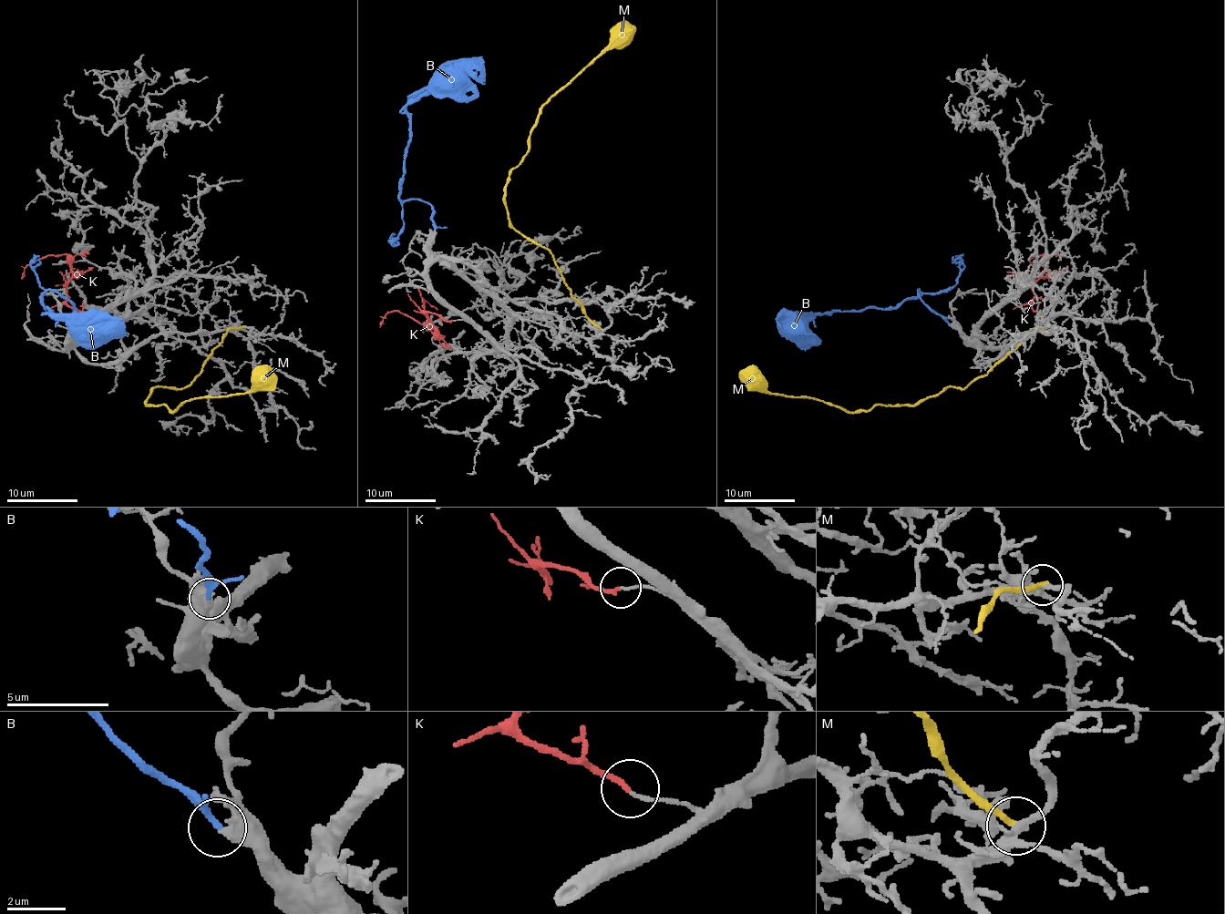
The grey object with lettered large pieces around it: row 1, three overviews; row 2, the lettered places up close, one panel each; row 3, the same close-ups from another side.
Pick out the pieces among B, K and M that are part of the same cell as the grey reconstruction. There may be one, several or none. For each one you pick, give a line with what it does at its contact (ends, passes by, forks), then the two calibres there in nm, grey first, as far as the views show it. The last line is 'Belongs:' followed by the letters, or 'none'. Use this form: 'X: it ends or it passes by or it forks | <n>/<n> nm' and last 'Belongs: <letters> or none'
B: it passes by | 460/200 nm
Belongs: B

